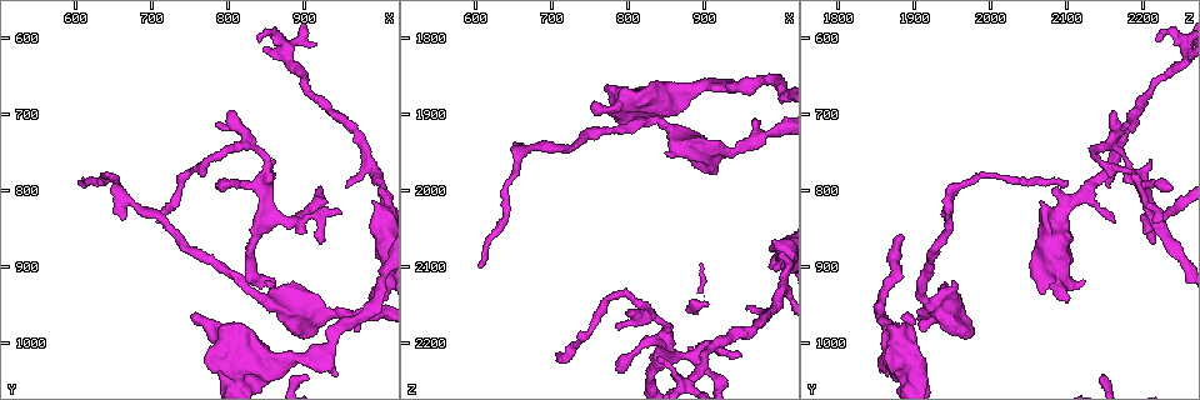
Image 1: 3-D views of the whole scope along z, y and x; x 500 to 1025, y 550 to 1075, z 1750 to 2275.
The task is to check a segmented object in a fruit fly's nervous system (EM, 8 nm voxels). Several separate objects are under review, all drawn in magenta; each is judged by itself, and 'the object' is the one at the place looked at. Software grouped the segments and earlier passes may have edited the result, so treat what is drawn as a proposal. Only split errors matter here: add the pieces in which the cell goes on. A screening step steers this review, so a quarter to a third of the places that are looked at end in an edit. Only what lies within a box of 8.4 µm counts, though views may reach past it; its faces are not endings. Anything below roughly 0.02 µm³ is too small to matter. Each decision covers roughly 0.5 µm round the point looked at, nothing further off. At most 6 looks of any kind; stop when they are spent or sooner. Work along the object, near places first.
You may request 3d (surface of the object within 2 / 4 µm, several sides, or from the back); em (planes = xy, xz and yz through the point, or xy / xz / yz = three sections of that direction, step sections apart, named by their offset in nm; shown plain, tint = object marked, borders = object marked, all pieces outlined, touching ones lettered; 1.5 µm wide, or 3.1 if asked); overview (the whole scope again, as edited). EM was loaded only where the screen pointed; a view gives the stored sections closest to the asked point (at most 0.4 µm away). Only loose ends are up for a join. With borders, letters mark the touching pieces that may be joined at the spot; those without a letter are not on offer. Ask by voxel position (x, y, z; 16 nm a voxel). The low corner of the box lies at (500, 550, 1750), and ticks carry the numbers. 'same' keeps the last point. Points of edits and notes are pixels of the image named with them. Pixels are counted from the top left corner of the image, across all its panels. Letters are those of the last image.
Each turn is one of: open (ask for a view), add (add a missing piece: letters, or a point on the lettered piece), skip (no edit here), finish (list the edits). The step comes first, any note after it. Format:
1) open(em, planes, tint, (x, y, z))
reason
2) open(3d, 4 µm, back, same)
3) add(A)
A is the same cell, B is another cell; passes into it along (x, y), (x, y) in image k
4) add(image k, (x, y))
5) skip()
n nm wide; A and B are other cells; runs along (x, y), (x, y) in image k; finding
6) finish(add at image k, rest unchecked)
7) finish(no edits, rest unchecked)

open(3d, 2 µm, (750, 965, 1885))
free end

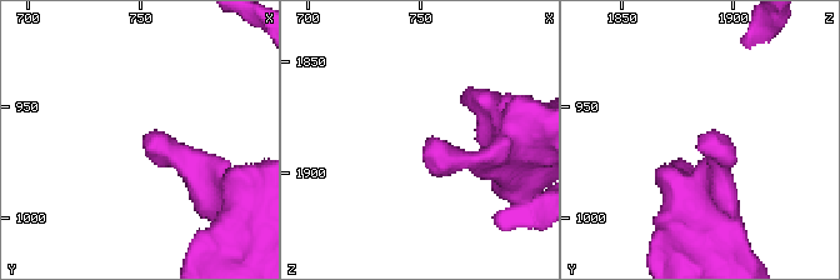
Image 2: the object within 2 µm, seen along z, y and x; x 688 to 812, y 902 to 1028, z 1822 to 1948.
open(em, xy, step 8, borders, (750, 965, 1890))

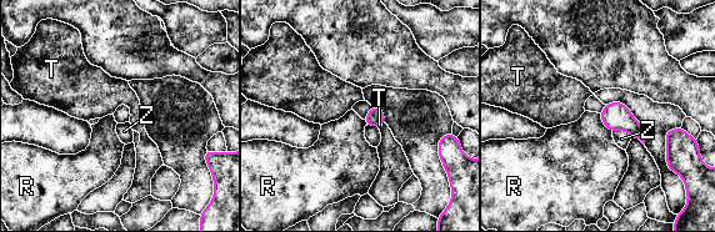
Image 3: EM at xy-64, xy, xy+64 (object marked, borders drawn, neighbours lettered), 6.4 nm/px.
skip()
R, T and Z are other cells; none of them fits

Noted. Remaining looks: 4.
open(3d, 4 µm, (940, 1045, 1865))

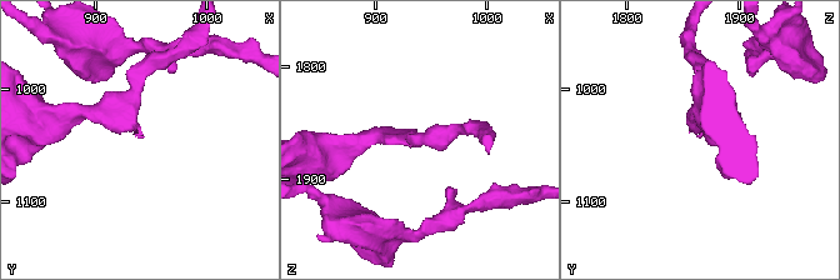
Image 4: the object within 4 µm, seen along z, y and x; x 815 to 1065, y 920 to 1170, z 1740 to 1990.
open(em, planes, borders, (942, 1042, 1864))
need the tissue

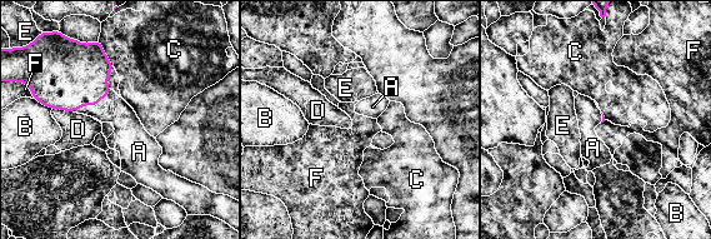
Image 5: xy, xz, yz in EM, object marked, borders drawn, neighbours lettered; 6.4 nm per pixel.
add(A)
A is the same cell, B, C, D, E and F are other cells; the cell continues

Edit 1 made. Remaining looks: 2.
finish(add at image 5, rest unchecked)

